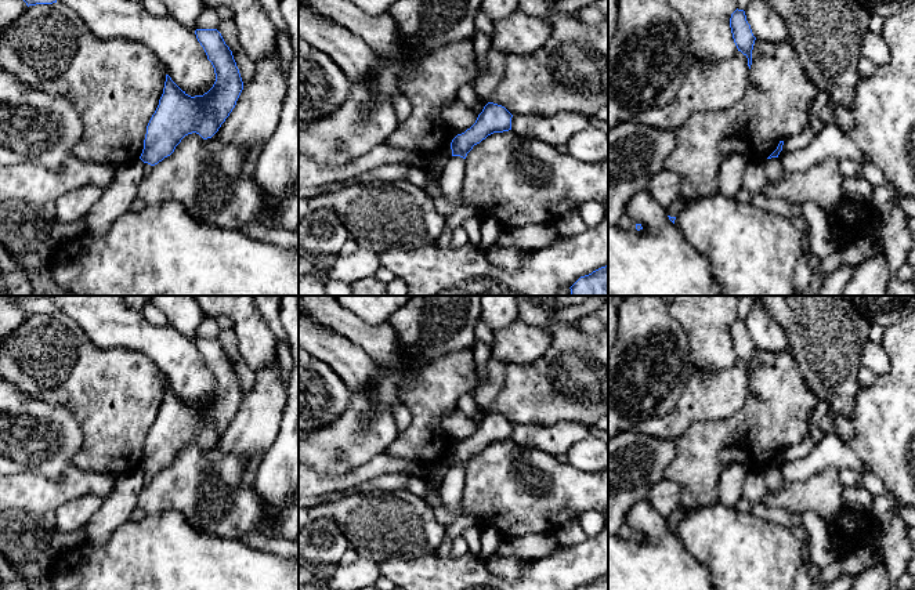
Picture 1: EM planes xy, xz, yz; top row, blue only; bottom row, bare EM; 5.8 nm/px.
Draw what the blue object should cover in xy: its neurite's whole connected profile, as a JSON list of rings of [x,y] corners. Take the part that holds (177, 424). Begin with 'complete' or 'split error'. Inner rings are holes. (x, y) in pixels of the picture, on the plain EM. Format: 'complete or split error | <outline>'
complete | [[[196,339],[195,344],[214,377],[216,391],[203,405],[191,406],[166,384],[163,403],[147,435],[140,466],[151,475],[170,466],[188,444],[211,448],[235,417],[243,399],[232,361],[221,343],[217,339]]]

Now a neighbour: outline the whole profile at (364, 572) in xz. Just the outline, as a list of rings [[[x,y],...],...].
[[[359,558],[350,565],[340,565],[328,579],[328,587],[330,590],[362,590],[375,586],[380,576],[379,562]]]

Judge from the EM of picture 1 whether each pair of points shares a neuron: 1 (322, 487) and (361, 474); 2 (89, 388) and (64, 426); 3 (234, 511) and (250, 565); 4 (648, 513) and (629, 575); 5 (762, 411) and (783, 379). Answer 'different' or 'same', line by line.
1: same
2: different
3: different
4: same
5: same

